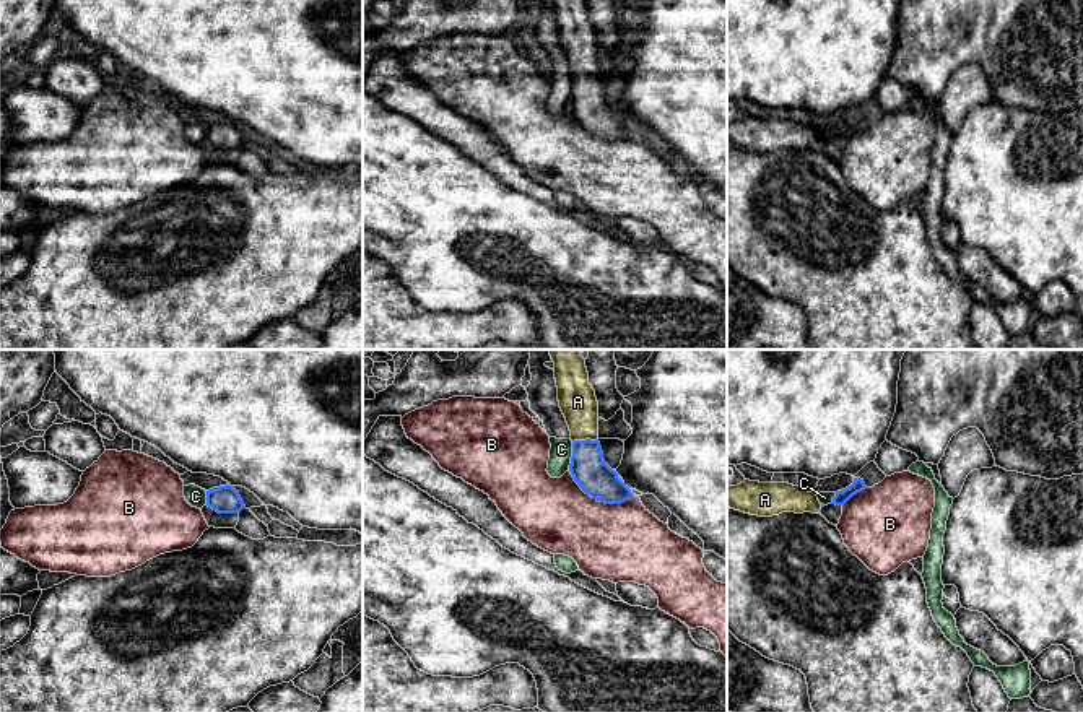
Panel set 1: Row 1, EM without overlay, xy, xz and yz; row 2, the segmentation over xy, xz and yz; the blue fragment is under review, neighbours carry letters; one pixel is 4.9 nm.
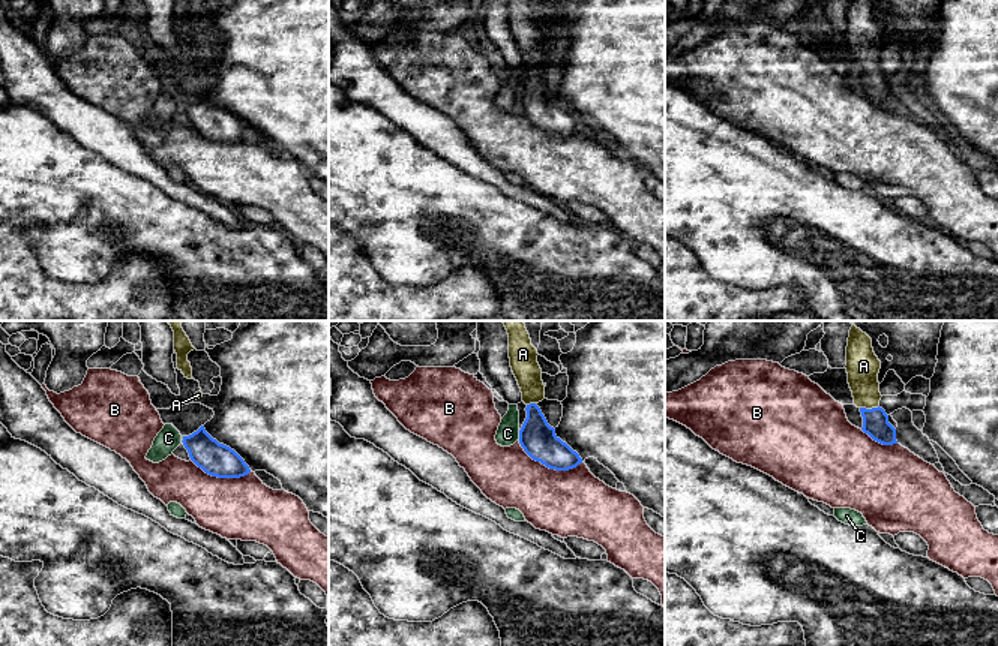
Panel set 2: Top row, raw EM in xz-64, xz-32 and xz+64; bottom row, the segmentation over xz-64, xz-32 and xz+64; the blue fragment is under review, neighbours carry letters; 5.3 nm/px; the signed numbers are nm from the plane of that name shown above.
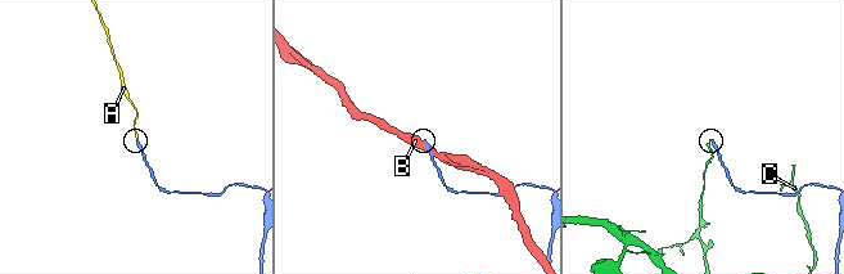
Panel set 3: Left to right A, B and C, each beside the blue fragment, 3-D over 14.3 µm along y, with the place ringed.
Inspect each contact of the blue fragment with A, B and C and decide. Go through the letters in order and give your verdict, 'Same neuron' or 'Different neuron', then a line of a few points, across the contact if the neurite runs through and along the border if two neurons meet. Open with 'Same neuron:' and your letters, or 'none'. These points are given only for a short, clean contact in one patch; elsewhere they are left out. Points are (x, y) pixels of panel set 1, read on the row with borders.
Same neuron: A
A: Same neuron. Line: xz (587, 467), (586, 439), (578, 402)
B: Different neuron
C: Different neuron. Line: xz (573, 442), (568, 470)

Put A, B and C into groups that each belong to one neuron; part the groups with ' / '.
A / B / C

